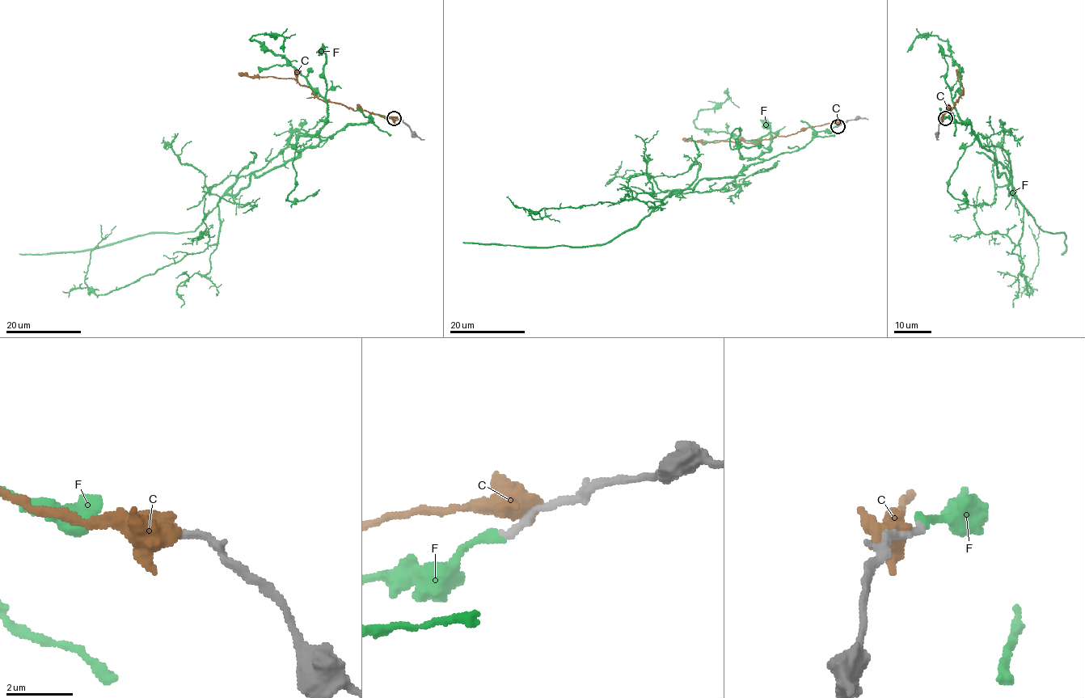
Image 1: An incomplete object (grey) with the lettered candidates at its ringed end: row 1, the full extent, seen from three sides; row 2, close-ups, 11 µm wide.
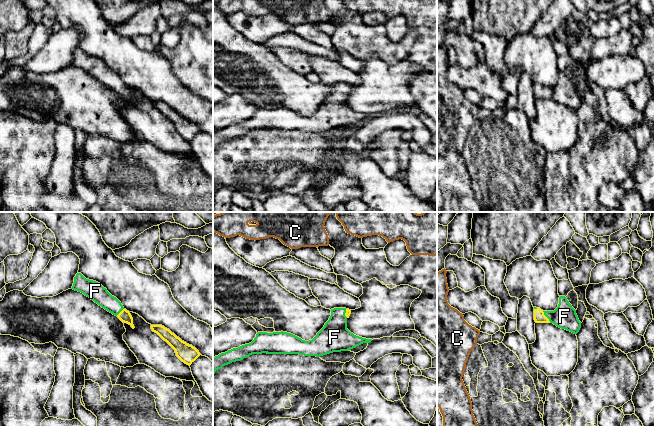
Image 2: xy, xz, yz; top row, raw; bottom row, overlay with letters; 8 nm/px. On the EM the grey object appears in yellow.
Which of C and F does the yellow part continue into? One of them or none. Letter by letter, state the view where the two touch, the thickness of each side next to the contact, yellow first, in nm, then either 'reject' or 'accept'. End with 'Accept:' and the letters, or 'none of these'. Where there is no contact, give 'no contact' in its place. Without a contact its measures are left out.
C: no contact; reject
F: meets yellow in yz; 90 nm thick on the yellow side, 190 nm on the other; accept
Accept: F

